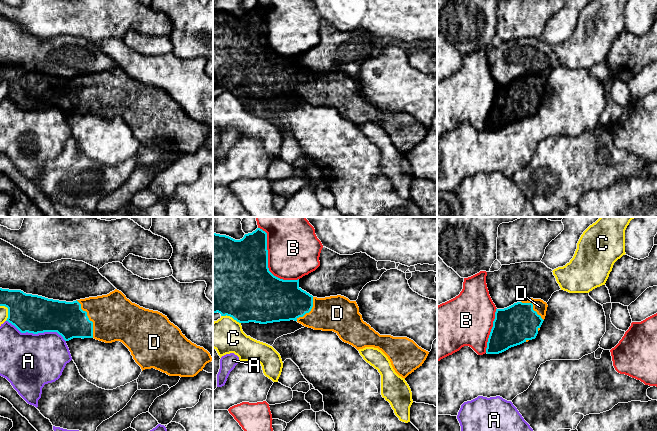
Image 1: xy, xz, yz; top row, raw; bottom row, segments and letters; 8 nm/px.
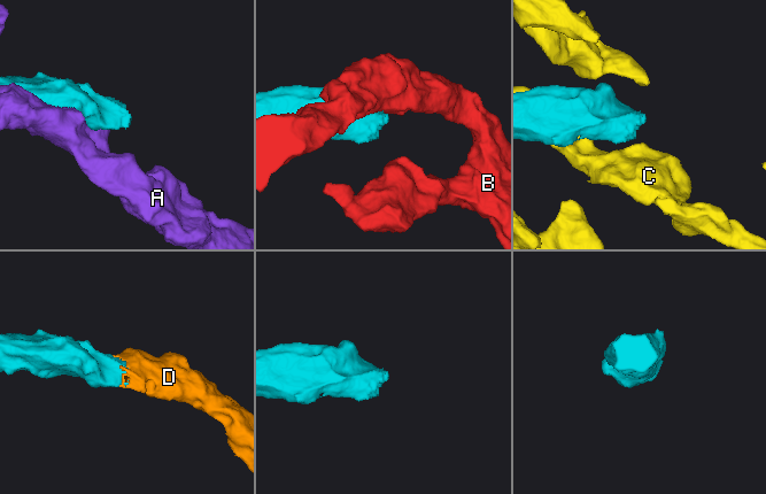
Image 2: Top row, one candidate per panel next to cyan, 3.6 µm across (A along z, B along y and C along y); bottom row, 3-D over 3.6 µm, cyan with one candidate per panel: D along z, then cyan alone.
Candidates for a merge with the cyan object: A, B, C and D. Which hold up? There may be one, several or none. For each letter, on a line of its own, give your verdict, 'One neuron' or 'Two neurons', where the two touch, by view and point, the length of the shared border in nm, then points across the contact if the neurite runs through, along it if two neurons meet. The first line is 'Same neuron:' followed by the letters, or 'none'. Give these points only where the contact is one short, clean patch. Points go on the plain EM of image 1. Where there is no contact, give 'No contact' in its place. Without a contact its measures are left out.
Same neuron: D
A: Two neurons. Touches cyan at xy (36, 109). Shared border 500 nm
B: Two neurons. Touches cyan at xz (267, 38). Shared border 550 nm
C: Two neurons. Touches cyan at xy (8, 87). Shared border 140 nm
D: One neuron. Touches cyan at xy (88, 94). Shared border 340 nm

